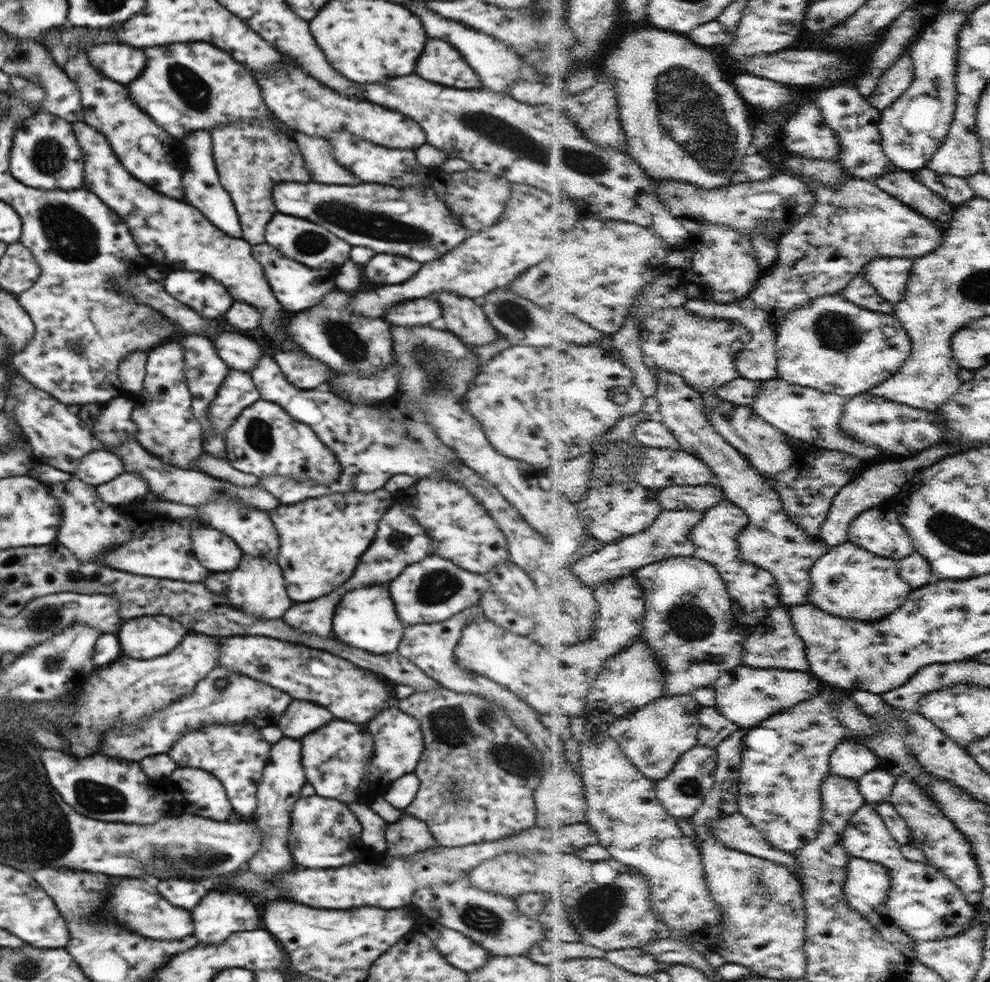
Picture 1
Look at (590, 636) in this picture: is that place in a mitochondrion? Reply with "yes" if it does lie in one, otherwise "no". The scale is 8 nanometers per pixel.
no

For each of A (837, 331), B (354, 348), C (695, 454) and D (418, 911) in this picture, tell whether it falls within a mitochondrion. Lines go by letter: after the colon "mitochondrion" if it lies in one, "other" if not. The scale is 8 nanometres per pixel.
A: mitochondrion
B: mitochondrion
C: other
D: other

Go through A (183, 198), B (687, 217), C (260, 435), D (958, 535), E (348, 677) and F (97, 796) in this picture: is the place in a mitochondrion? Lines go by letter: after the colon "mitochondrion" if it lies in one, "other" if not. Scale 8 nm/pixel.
A: other
B: other
C: mitochondrion
D: mitochondrion
E: mitochondrion
F: mitochondrion

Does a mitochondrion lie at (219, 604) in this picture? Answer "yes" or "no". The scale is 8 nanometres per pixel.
no

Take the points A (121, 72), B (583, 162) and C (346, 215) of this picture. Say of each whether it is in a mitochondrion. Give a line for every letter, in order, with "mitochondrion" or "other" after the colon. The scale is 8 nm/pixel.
A: other
B: mitochondrion
C: mitochondrion

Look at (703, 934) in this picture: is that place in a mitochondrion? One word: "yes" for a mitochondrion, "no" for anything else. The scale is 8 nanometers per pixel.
no

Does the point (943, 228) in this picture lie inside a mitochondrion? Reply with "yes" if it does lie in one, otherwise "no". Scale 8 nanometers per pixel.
no

